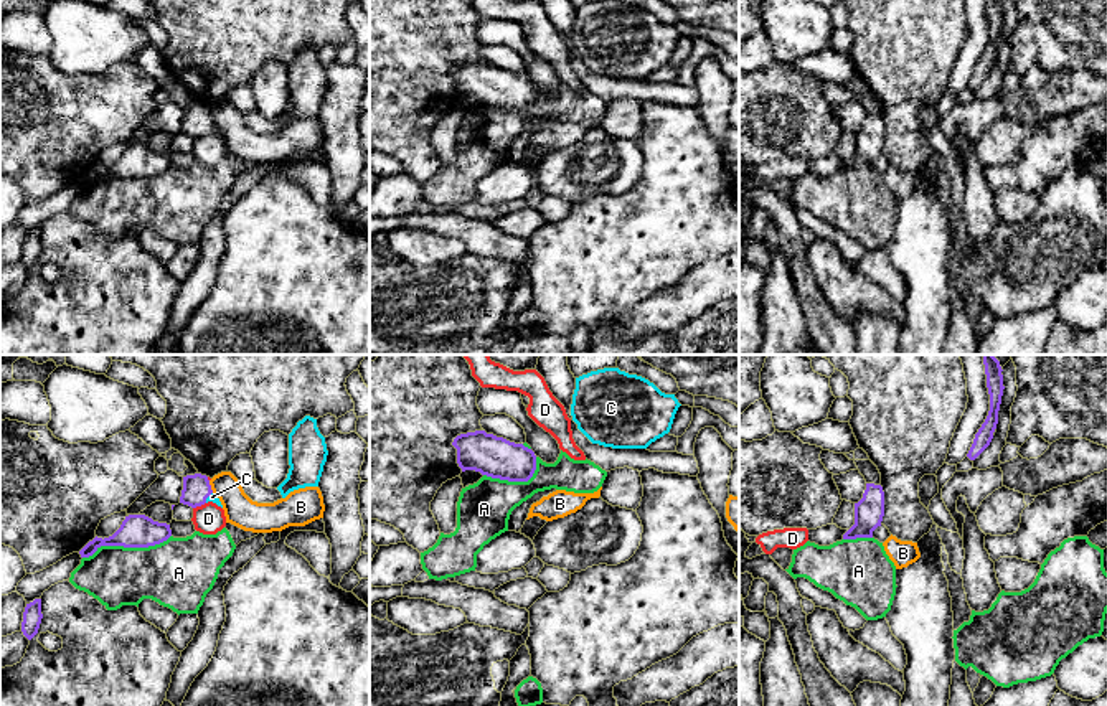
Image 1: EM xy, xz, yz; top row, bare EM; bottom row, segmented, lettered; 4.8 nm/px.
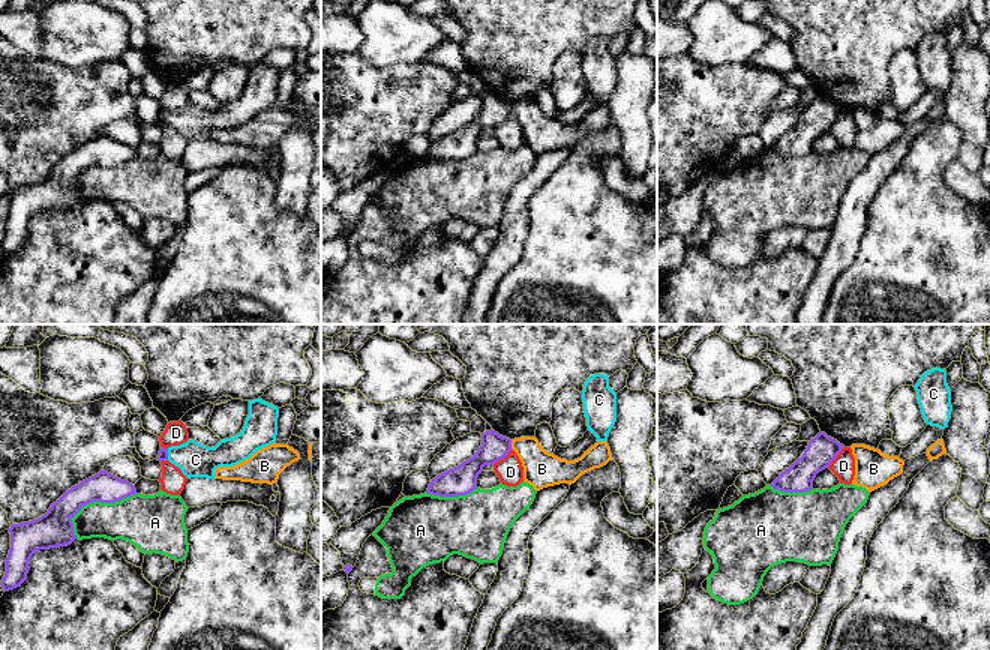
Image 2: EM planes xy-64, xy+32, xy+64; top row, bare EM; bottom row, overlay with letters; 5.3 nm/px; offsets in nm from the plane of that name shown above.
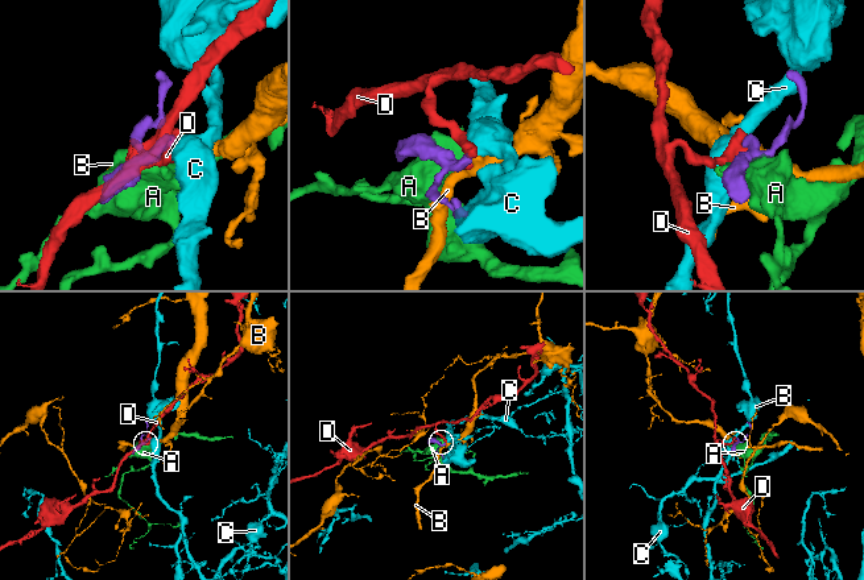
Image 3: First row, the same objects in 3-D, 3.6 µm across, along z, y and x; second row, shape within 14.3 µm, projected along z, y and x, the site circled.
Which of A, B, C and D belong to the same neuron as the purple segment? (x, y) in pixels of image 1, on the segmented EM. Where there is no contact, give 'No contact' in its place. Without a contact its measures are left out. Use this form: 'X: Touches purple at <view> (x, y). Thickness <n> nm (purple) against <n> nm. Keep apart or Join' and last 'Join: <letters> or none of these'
A: Touches purple at xy (126, 546). Thickness 160 nm (purple) against 300 nm. Keep apart
B: Touches purple at xy (210, 487). Thickness 140 nm (purple) against 160 nm. Keep apart
C: Touches purple at xy (208, 495). Thickness 140 nm (purple) against 40 nm. Join
D: Touches purple at xy (198, 505). Thickness 140 nm (purple) against 150 nm. Keep apart
Join: C

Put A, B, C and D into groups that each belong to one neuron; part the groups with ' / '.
A / B / C / D

